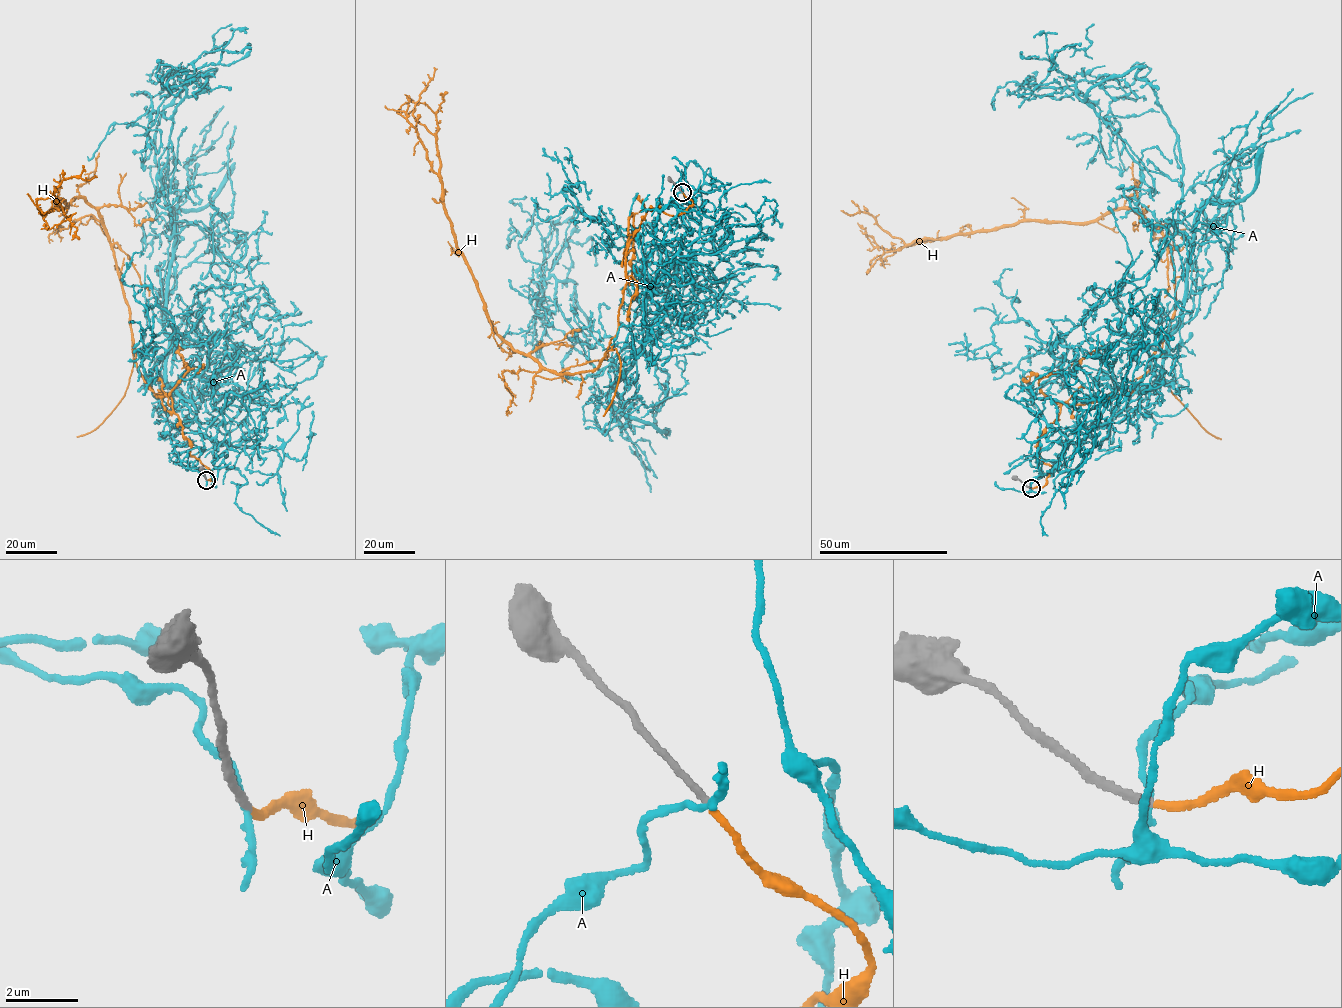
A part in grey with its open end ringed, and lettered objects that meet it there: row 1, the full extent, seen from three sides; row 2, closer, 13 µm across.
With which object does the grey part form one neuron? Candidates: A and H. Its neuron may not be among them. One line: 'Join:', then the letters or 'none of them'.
Join: H

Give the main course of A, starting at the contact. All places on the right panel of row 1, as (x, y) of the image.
A: (1031, 487), (1109, 436), (1177, 324), (1182, 165), (1144, 66), (1083, 101), (1152, 196), (1119, 128)

